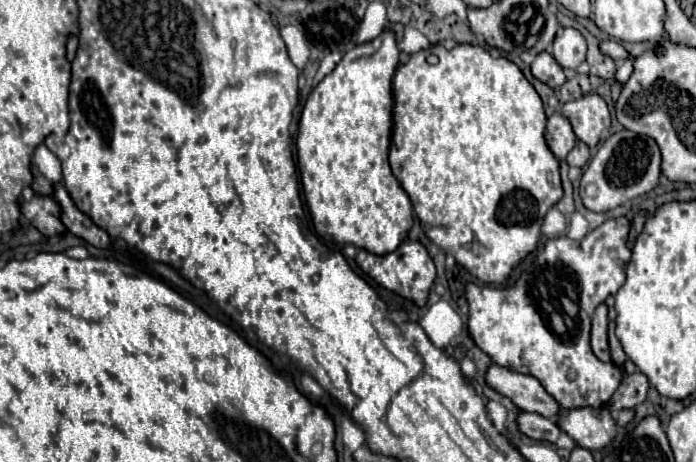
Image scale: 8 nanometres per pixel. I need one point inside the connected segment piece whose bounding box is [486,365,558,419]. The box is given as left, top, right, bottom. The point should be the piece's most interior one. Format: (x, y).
(526, 393)

